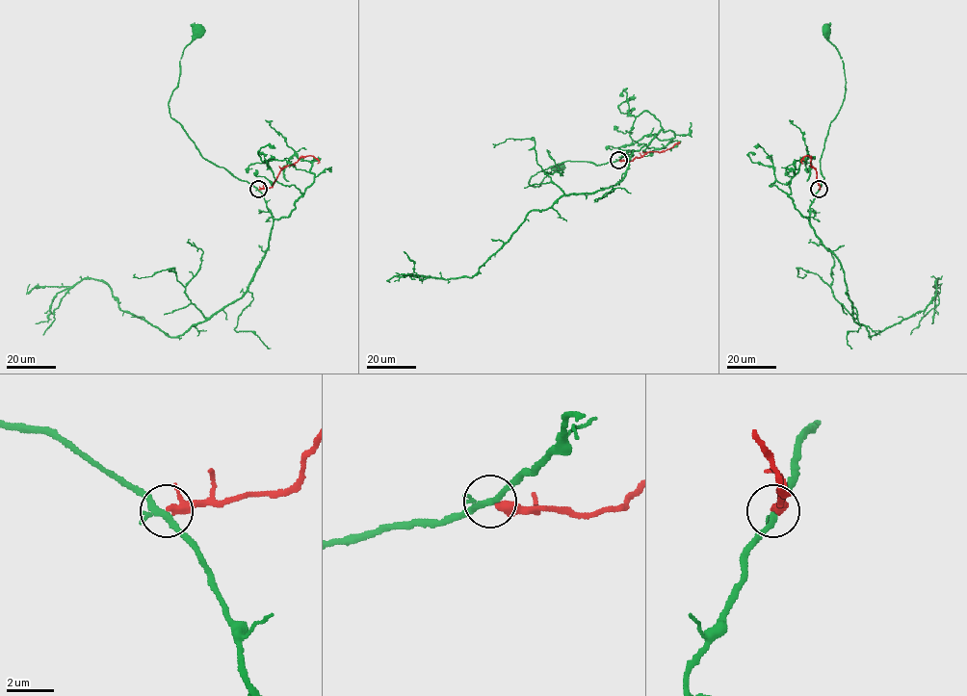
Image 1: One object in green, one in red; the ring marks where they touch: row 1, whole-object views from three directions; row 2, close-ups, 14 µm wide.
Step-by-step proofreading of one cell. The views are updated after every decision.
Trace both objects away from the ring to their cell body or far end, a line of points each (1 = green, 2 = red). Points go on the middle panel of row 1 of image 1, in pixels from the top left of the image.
1: (618, 160), (600, 165), (565, 161), (539, 171), (529, 183), (537, 187), (553, 169), (560, 168)
2: (618, 160), (630, 161), (646, 152), (664, 151), (677, 143)

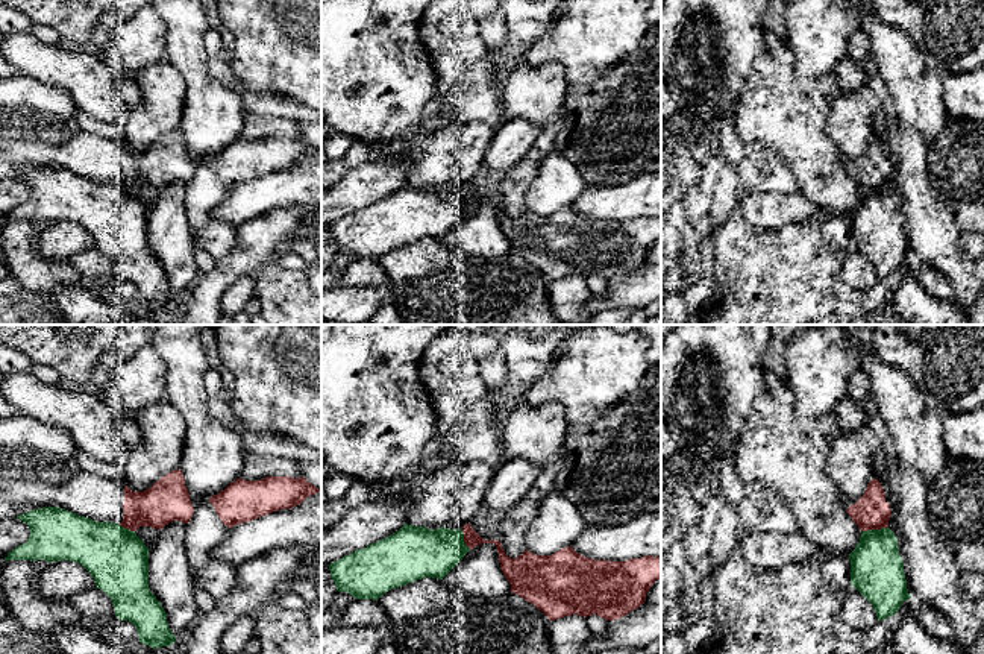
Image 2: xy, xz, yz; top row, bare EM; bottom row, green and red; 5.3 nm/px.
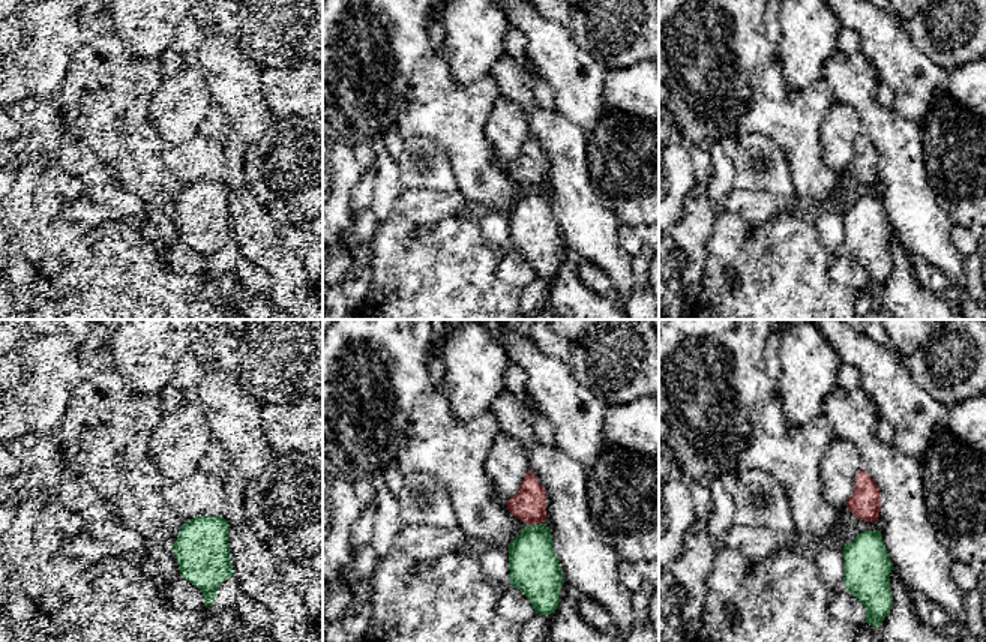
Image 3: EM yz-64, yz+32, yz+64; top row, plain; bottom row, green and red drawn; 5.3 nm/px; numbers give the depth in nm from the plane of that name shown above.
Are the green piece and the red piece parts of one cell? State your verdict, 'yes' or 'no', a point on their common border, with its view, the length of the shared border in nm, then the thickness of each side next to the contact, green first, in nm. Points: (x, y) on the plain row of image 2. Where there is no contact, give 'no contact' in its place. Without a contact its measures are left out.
no | yz (875, 190) | 140 nm | 280/180 nm

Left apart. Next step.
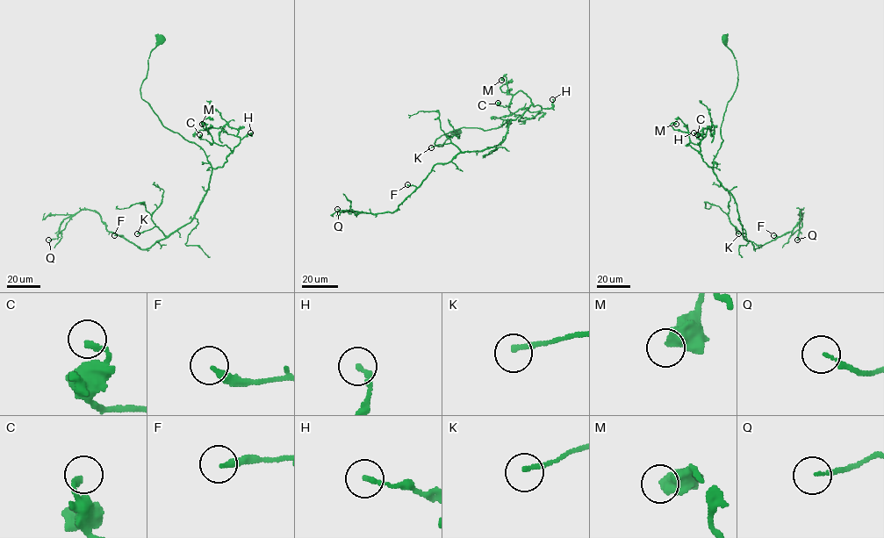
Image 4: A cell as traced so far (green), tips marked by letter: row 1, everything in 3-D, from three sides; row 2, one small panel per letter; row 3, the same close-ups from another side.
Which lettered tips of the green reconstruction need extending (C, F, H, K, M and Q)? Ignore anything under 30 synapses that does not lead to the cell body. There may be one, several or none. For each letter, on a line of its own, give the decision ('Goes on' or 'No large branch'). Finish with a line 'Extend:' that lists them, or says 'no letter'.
C: No large branch
F: No large branch
H: No large branch
K: No large branch
M: No large branch
Q: No large branch
Extend: no letter

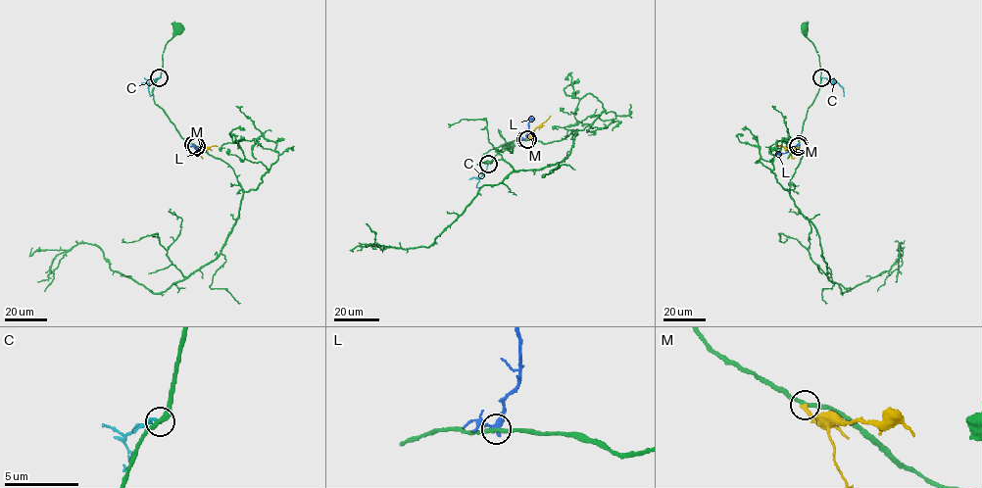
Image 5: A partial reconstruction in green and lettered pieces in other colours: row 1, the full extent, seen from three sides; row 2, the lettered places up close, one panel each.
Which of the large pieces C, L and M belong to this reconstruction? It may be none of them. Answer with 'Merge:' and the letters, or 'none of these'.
Merge: none of these

